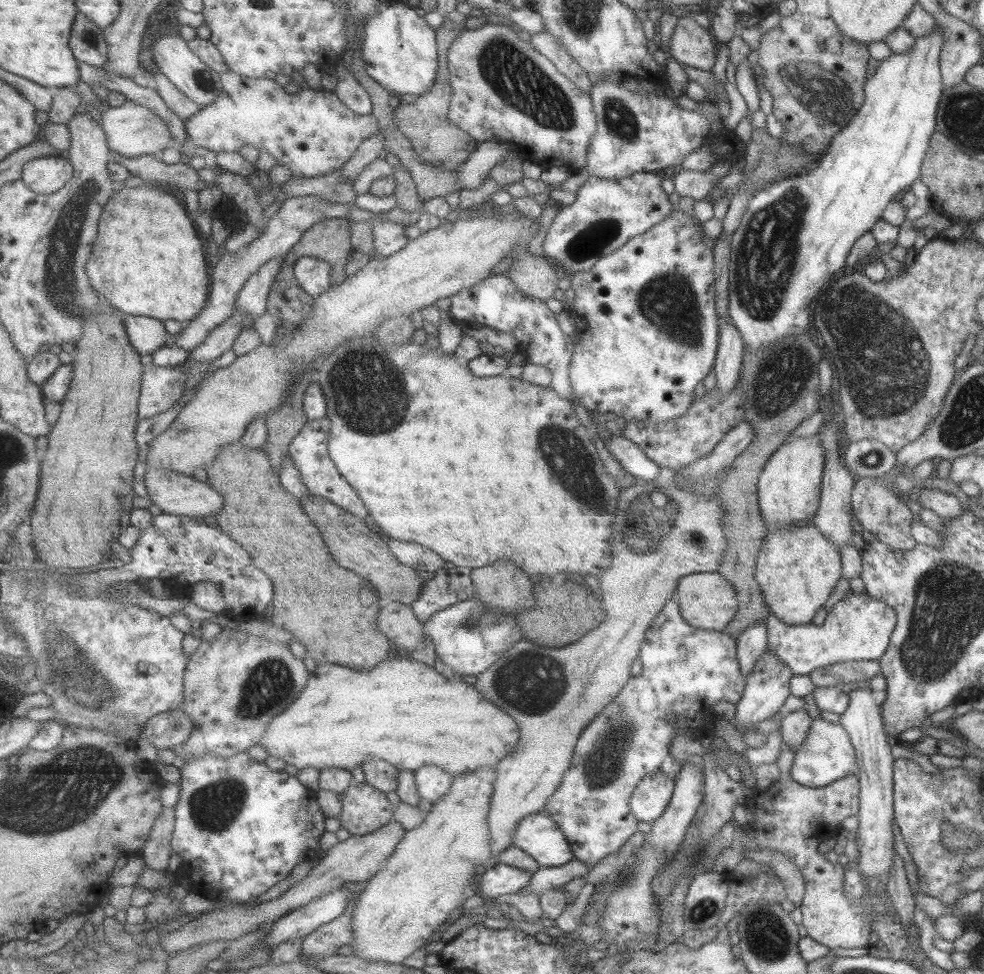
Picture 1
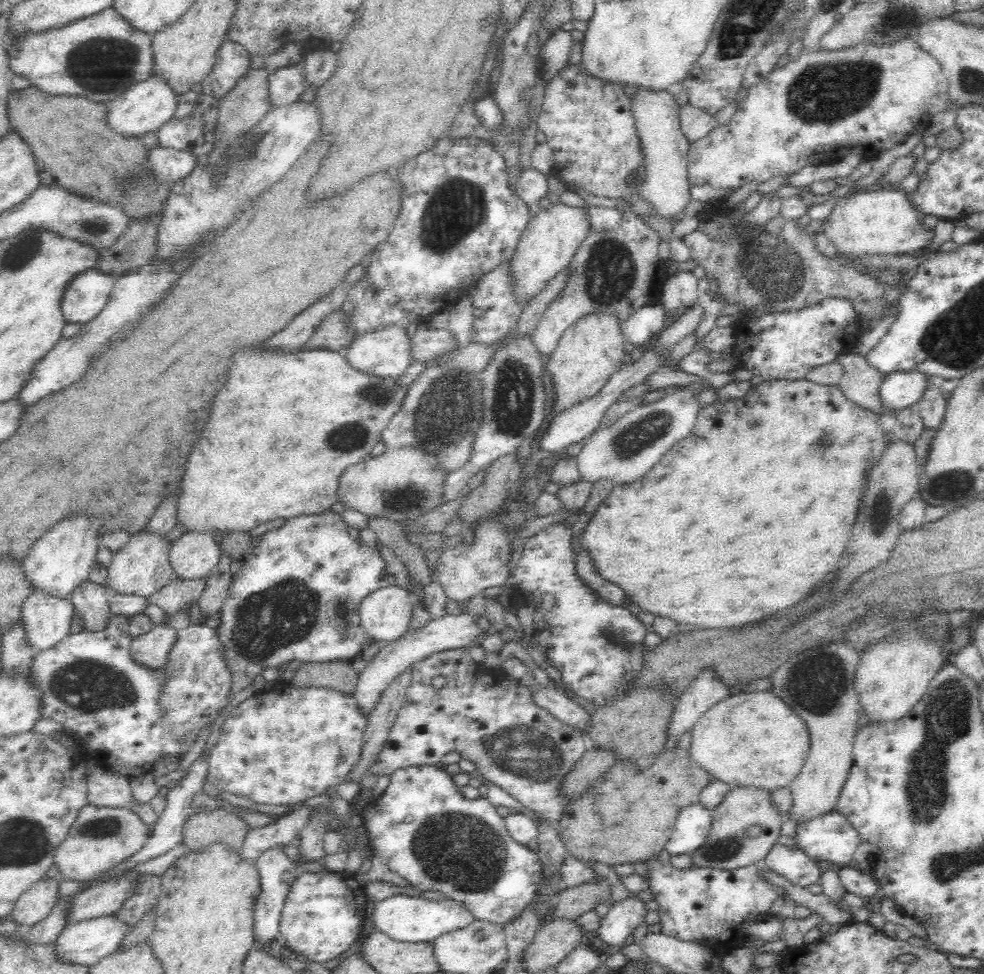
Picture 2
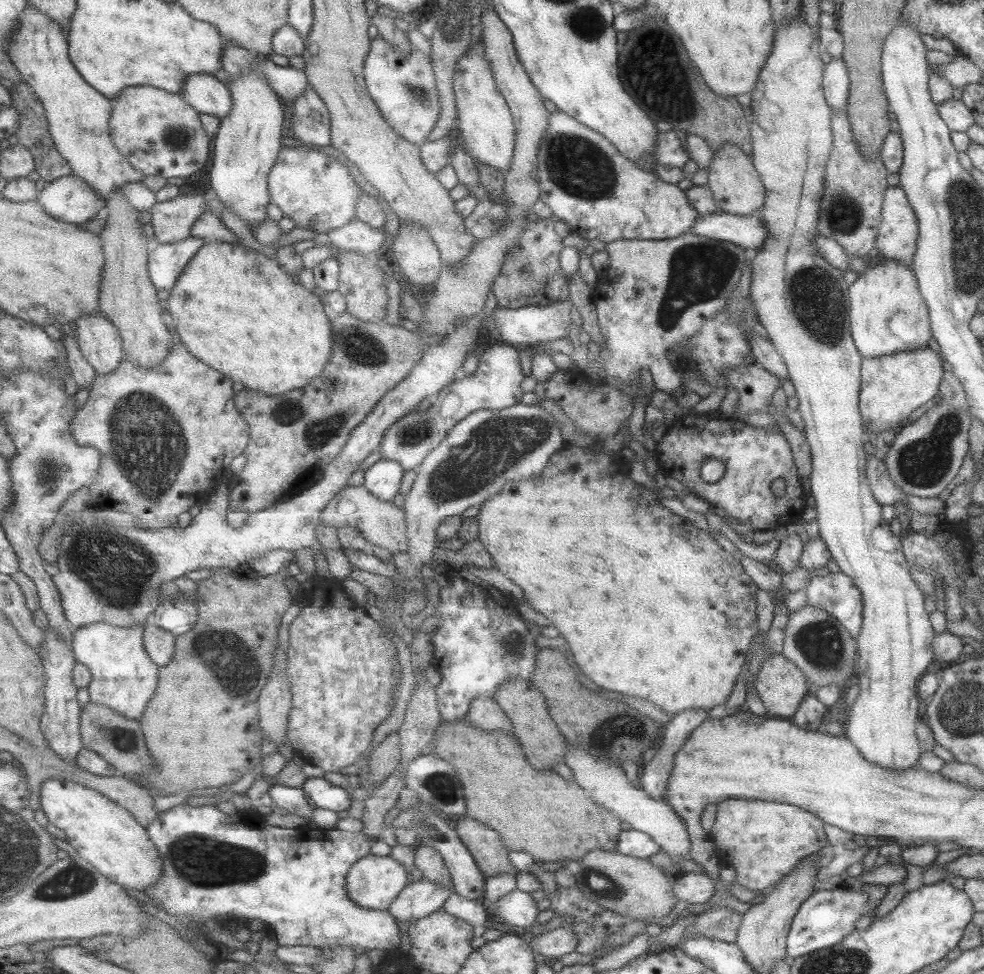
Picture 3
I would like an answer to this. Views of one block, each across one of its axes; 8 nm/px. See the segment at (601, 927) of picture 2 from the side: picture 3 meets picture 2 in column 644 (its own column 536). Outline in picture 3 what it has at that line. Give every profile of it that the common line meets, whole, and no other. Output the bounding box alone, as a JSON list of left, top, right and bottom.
[492,888,539,930]

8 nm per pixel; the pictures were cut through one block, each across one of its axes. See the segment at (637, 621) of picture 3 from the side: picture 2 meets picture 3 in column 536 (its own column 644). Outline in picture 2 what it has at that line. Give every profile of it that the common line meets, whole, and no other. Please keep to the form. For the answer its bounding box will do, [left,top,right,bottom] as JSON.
[581,378,890,629]

